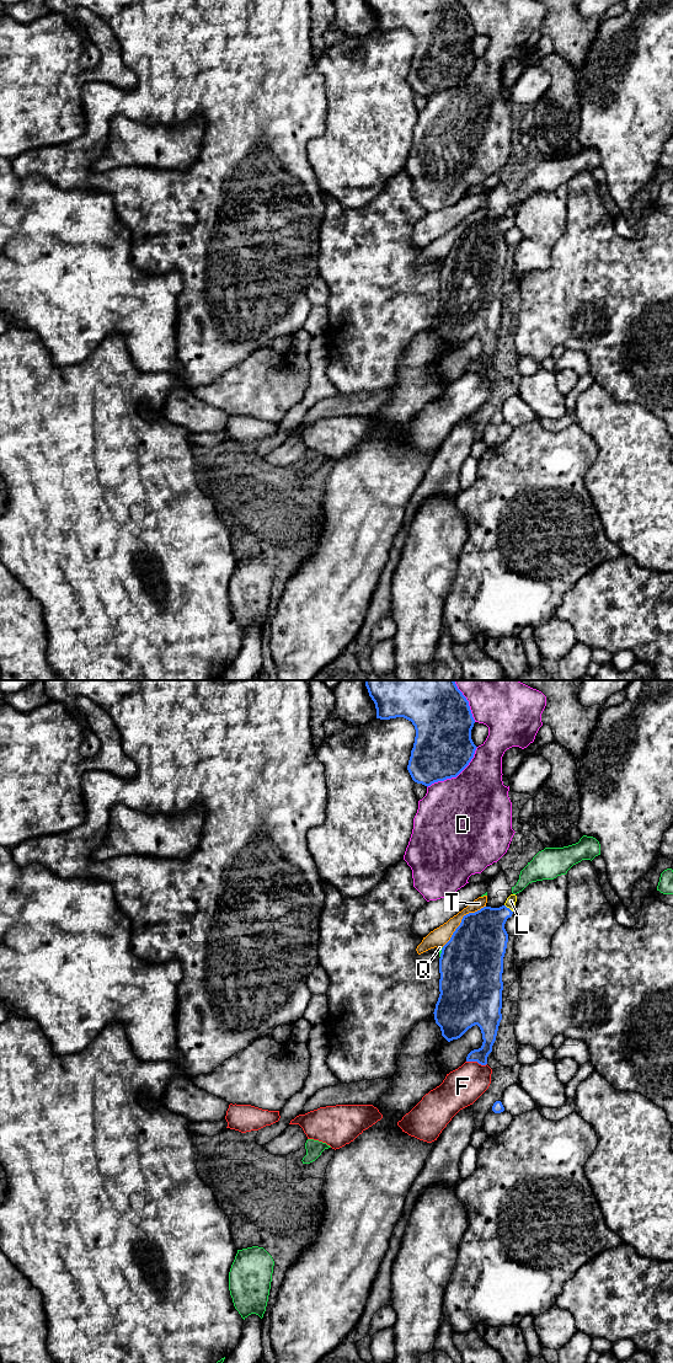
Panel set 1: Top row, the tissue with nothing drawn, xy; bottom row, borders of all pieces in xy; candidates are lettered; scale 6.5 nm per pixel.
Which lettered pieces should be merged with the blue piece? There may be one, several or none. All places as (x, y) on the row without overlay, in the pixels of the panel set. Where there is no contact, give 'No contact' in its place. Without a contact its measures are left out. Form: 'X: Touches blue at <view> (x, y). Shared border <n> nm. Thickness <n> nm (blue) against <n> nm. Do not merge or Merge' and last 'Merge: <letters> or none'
D: Touches blue at xy (455, 87). Shared border 420 nm. Thickness 380 nm (blue) against 500 nm. Do not merge
F: Touches blue at xy (476, 372). Shared border 140 nm. Thickness 130 nm (blue) against 240 nm. Do not merge
L: Touches blue at xy (508, 219). Shared border 80 nm. Thickness 320 nm (blue) against 70 nm. Merge
Q: Touches blue at xy (442, 263). Shared border 70 nm. Thickness 420 nm (blue) against 20 nm. Do not merge
T: Touches blue at xy (461, 231). Shared border 400 nm. Thickness 380 nm (blue) against 120 nm. Do not merge
Merge: L

